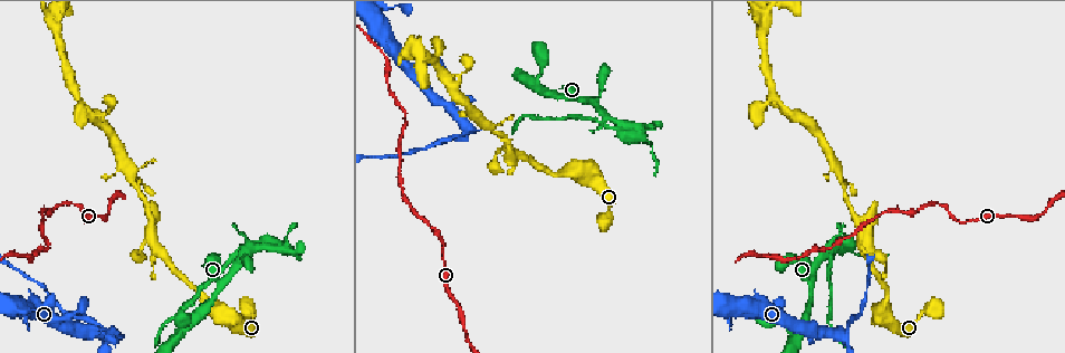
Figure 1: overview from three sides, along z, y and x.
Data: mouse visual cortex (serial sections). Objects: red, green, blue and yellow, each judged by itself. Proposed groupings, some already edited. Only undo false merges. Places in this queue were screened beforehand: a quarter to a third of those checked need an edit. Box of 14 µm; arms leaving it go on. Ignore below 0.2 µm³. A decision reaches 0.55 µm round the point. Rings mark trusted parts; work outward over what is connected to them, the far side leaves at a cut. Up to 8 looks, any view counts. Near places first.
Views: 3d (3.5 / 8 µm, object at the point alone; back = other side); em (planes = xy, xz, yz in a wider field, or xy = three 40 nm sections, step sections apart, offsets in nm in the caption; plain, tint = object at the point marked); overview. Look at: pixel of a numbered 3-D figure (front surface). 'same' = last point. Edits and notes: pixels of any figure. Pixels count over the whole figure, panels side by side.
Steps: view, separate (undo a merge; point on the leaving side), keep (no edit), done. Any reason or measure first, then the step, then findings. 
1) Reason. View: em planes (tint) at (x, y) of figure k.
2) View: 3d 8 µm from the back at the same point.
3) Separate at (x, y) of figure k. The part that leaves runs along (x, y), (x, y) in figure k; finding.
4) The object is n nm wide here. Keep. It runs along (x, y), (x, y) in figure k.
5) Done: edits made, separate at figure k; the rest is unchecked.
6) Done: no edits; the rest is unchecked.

Arms part here. View: 3d 8 µm at (263, 244) of figure 1.

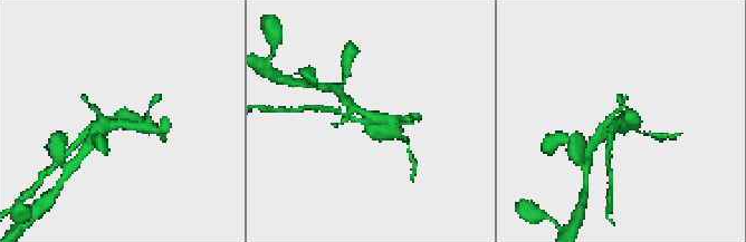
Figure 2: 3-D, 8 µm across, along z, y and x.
View: 3d 3.5 µm at (368, 118) of figure 2.

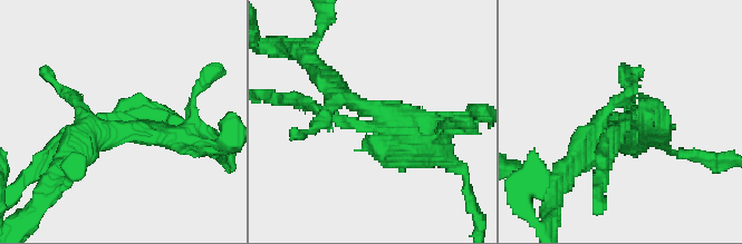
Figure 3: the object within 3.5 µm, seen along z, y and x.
Separate at (377, 155) of figure 3. Two cells meet here.

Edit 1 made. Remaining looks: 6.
See it whole again. View: overview.

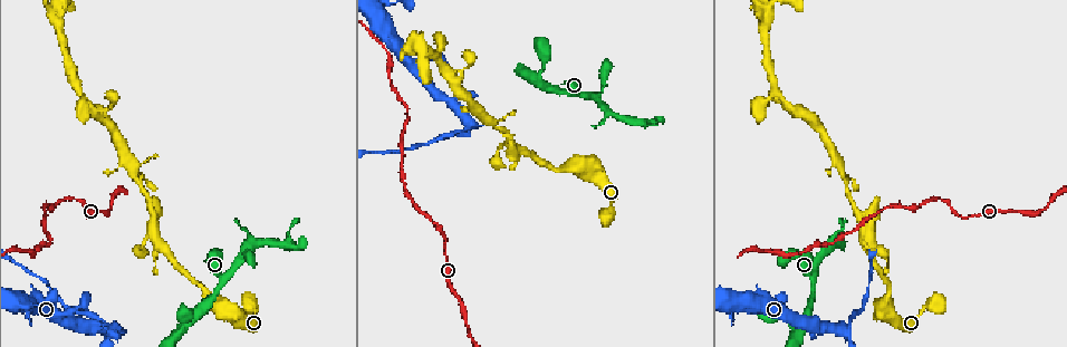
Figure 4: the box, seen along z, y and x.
Branch point. View: 3d 3.5 µm from the back at (775, 90) of figure 4.

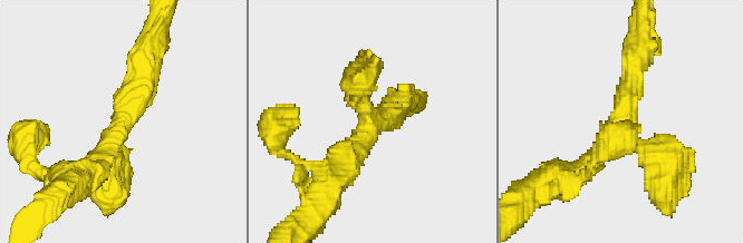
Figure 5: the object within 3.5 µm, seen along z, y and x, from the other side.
Keep. It runs along (568, 172), (625, 114), (634, 59) in figure 5; one cell here.

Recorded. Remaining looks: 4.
Abrupt turn. View: 3d 8 µm at (466, 126) of figure 4.

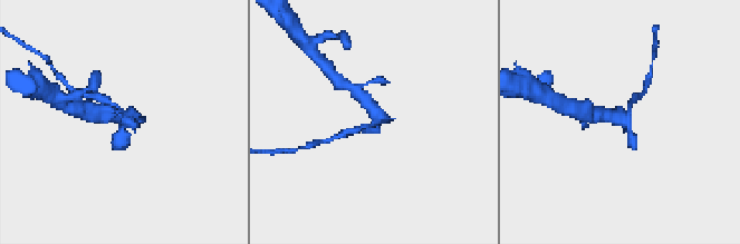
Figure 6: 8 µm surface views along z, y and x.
View: em xy step 5 (tint) at (127, 115) of figure 6.

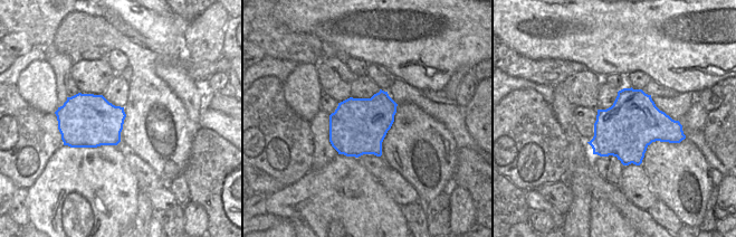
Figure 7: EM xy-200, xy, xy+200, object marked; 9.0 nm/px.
The object is 500 nm wide here. Separate at (633, 139) of figure 6. Two cells meet here.

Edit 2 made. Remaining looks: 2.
Done: edits made, separate at figure 3, separate at figure 6; the rest is unchecked.

